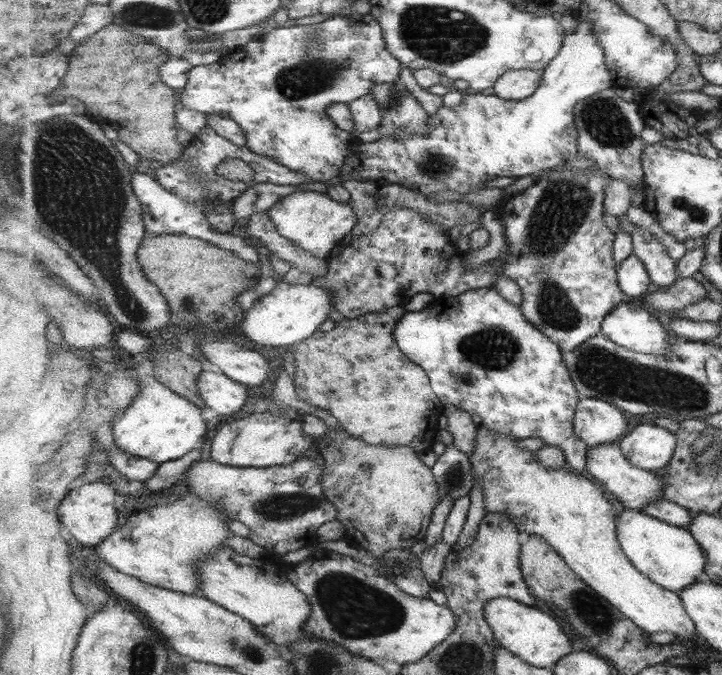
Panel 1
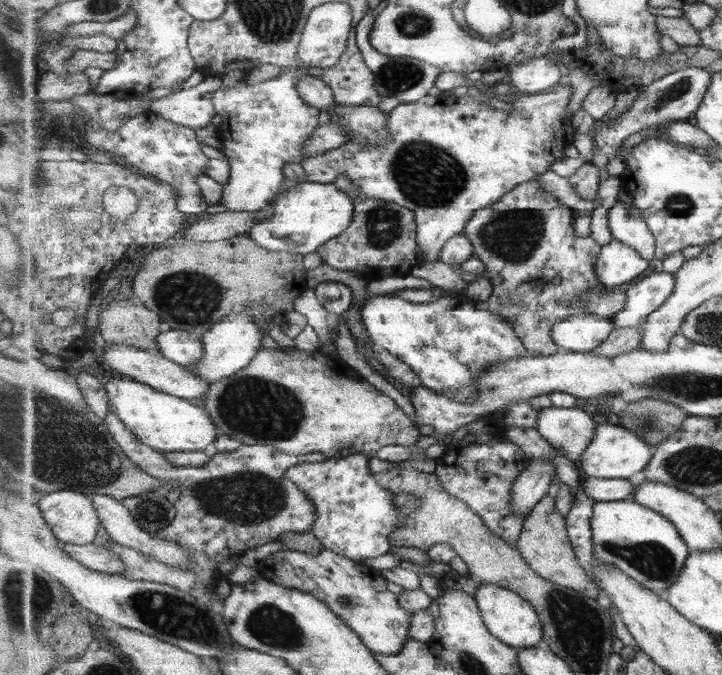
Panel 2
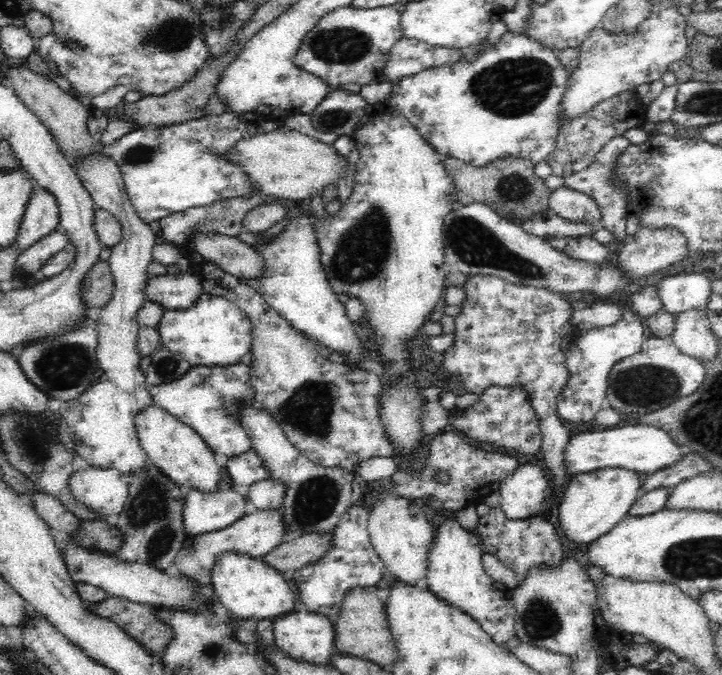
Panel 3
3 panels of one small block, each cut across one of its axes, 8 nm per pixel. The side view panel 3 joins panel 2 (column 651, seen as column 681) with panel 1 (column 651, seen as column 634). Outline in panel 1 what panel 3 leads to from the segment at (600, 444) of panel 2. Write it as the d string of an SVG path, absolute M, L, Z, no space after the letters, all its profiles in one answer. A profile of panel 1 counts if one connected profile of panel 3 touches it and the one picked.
M639 424L619 440L625 456L639 468L650 471L665 470L674 457L678 438L669 429Z

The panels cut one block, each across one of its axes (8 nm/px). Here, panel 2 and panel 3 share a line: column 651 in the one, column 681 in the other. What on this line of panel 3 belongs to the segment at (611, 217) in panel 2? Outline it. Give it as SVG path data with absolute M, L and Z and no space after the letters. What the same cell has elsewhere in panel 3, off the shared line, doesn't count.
M640 227L636 234L626 236L624 246L618 254L617 264L622 265L623 272L628 272L628 277L642 278L652 275L660 268L666 268L668 264L685 262L690 257L688 239L680 229L676 229L676 227L661 227L660 229Z

